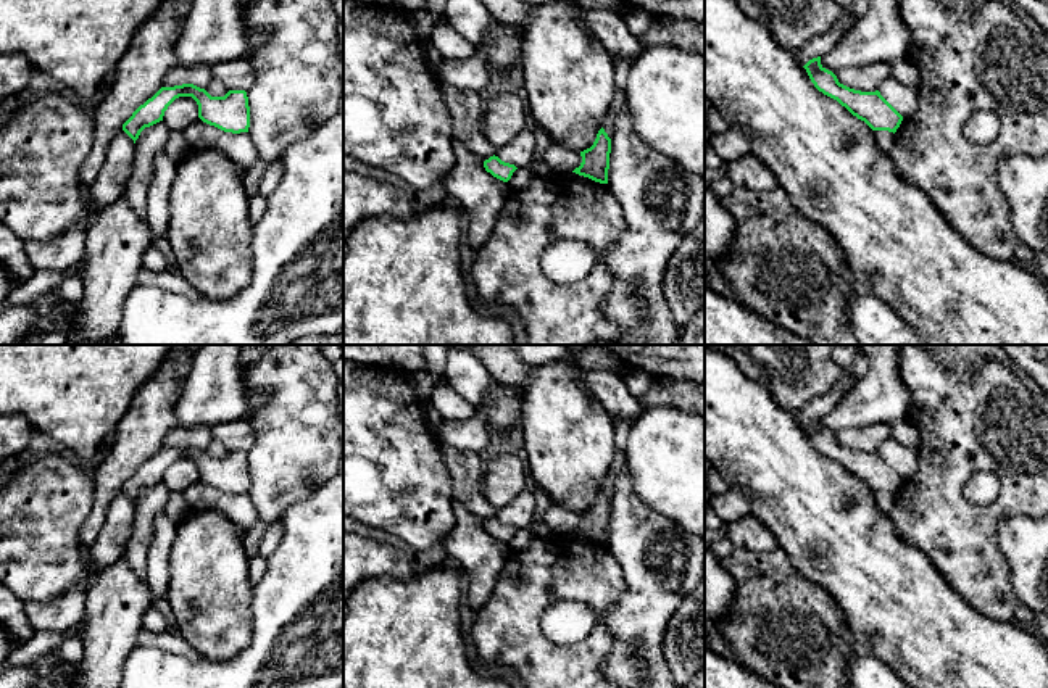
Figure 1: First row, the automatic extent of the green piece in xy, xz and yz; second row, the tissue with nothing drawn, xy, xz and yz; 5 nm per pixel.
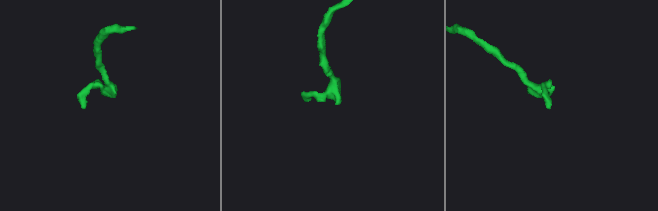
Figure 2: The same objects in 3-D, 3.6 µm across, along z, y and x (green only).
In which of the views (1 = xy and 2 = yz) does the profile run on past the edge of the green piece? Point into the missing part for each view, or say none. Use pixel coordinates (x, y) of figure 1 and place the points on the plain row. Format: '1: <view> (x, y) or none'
1: none
2: none

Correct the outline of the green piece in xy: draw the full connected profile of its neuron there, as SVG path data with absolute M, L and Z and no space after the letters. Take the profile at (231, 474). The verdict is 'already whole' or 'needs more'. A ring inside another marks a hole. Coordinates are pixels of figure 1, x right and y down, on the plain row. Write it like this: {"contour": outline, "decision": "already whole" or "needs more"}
{"contour": "M193 445L161 448L152 459L140 466L123 485L123 491L134 501L145 488L163 482L168 467L179 458L192 458L198 466L198 479L224 493L248 493L250 467L245 451L229 451L224 458L211 458Z", "decision": "already whole"}

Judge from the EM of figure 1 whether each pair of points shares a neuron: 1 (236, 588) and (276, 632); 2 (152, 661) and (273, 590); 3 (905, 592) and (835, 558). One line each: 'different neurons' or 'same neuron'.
1: different neurons
2: same neuron
3: same neuron

